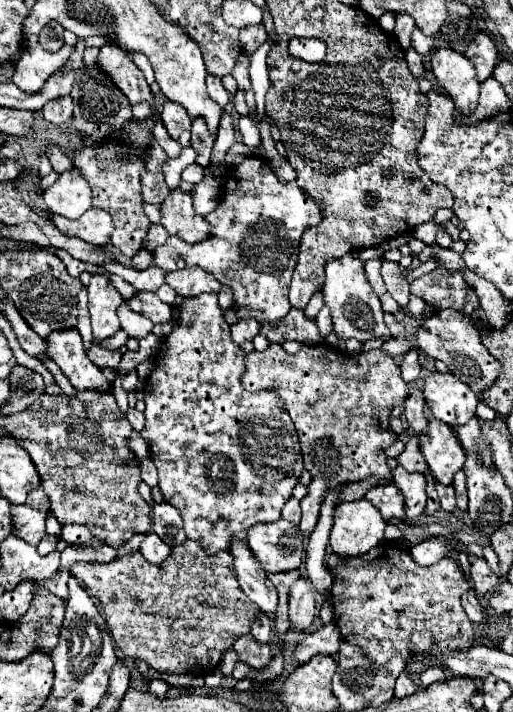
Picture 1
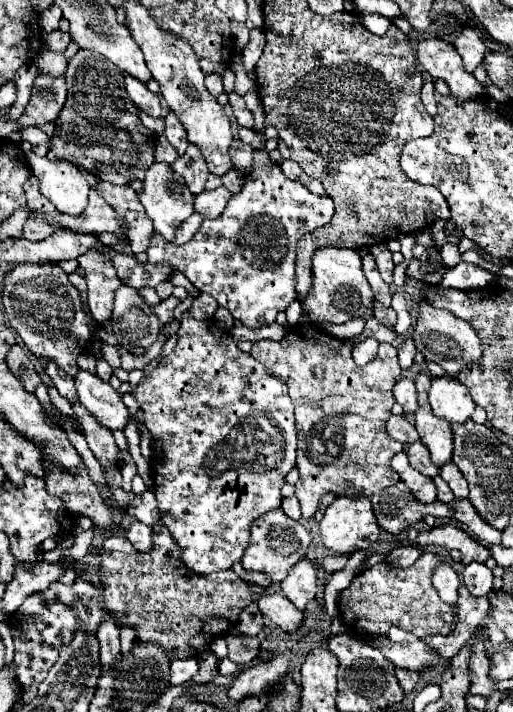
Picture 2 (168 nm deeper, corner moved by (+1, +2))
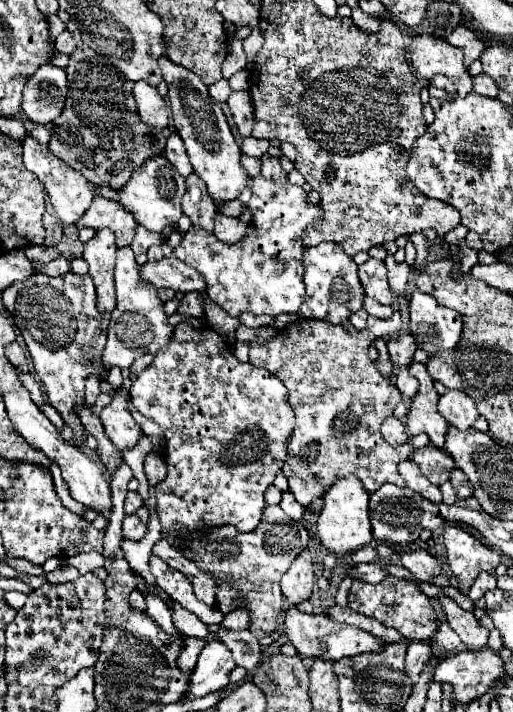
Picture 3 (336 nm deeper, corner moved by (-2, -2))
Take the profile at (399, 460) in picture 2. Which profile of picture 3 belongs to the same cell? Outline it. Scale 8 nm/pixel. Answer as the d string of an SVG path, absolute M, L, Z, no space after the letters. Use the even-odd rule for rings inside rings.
M406 460L406 462L398 464L398 468L400 468L400 474L406 480L408 488L412 488L414 492L418 492L420 496L424 496L430 502L436 502L436 504L442 502L442 494L440 494L438 486L430 484L428 478L420 472L420 468L412 460Z

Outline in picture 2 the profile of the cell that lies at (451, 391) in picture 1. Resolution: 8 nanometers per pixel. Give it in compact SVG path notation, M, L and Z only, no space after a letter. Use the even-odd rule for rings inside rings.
M431 378L429 402L433 414L451 424L467 422L475 410L475 402L471 400L467 388L455 378Z

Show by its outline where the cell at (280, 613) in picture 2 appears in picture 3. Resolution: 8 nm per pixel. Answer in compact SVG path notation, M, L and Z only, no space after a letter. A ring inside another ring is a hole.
M288 608L286 610L284 626L286 626L286 638L294 644L298 654L312 656L312 658L340 660L344 656L356 656L356 654L362 654L362 652L368 652L368 654L382 652L382 648L386 646L386 642L382 638L376 638L370 632L362 632L360 628L338 624L338 622L334 622L328 616L322 616L322 614L304 614L298 608Z

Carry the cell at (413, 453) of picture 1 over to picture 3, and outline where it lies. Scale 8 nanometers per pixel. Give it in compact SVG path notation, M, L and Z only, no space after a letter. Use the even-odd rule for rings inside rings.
M428 444L424 448L414 450L412 460L418 464L422 474L434 484L440 486L450 478L450 472L454 470L454 460L440 448Z

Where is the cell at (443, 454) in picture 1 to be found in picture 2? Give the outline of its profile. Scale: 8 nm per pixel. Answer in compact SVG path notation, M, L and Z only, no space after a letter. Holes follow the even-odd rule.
M419 372L415 378L415 384L417 384L417 394L419 394L419 408L415 410L415 428L421 436L421 442L429 448L431 460L443 466L445 462L451 462L451 446L453 446L451 426L447 420L435 418L431 412L431 406L427 400L431 378Z

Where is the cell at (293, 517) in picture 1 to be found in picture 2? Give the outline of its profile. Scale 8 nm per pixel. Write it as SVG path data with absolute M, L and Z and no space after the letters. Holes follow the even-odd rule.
M295 496L283 498L281 508L283 508L283 512L285 512L289 518L293 518L293 520L301 520L301 508L299 508L299 500L297 500Z

